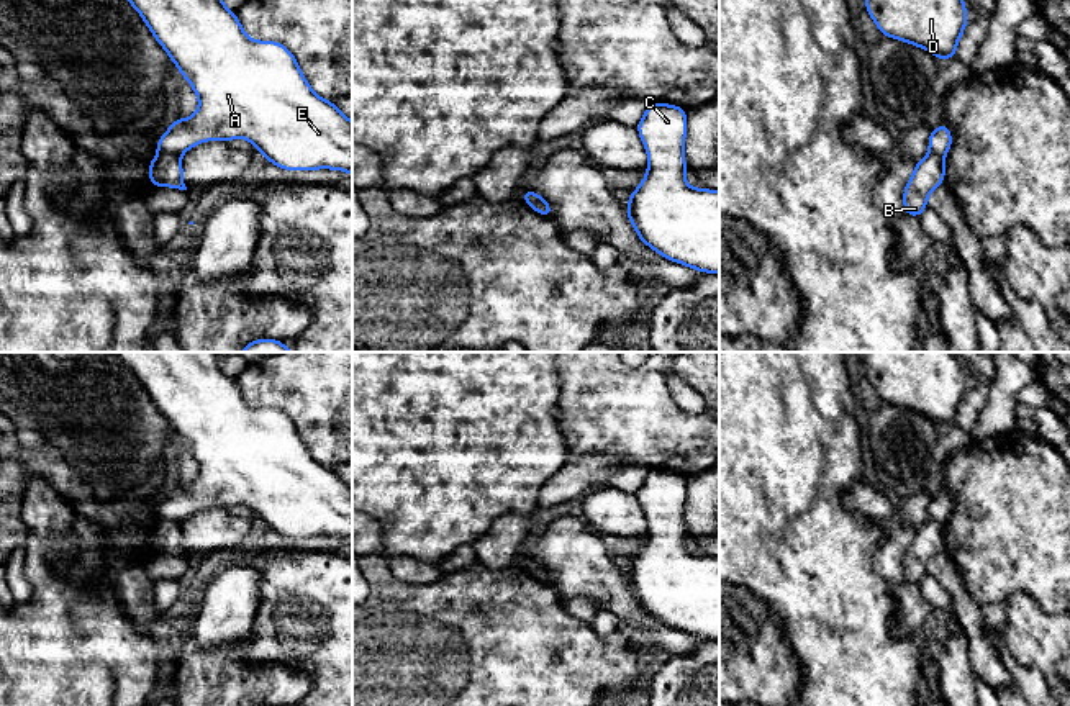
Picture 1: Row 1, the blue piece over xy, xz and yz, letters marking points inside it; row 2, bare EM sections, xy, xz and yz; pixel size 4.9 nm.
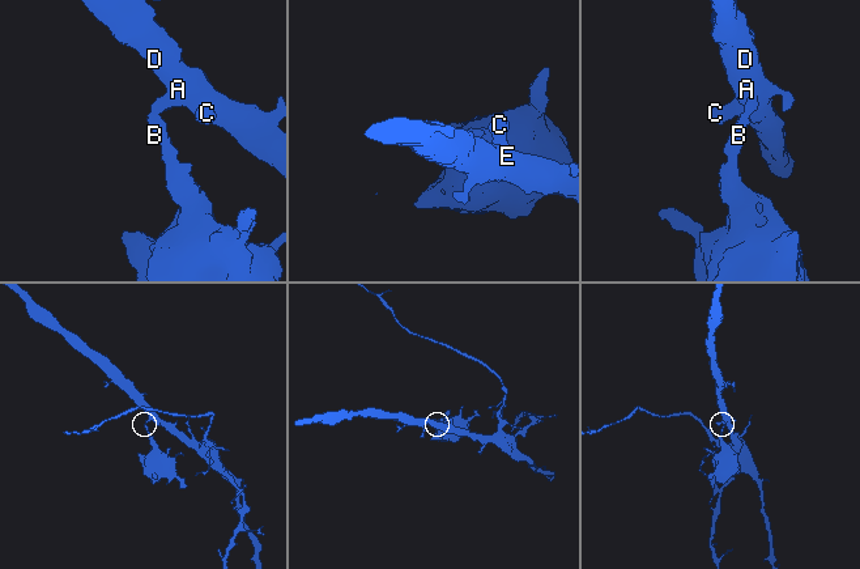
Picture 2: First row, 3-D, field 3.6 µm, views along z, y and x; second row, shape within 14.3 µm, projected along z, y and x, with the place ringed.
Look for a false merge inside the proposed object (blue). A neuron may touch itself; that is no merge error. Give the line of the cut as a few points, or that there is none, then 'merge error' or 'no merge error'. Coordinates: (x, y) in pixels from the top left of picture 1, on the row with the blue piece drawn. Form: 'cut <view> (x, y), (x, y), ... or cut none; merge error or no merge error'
cut xy (159, 151), (177, 156); merge error

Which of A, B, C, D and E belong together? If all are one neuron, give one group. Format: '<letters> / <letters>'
A C D E / B

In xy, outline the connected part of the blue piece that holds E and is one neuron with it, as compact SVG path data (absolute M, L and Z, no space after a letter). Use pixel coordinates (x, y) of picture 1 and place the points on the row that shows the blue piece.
M128 0L200 100L192 118L177 118L157 139L157 151L180 156L203 141L251 141L283 170L336 169L352 175L352 121L318 97L295 56L277 41L246 36L221 0Z

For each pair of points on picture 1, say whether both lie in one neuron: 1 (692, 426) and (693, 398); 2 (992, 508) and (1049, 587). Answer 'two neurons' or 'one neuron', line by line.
1: two neurons
2: one neuron

